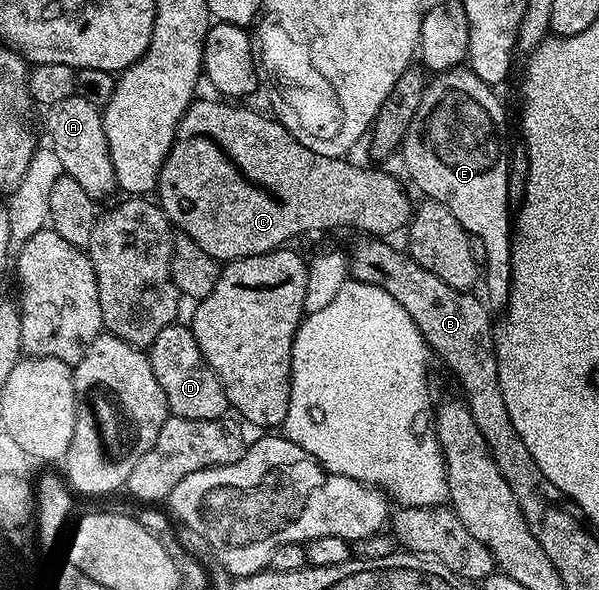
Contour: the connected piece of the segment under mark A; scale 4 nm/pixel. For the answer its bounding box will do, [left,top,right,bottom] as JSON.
[46,94,115,201]

